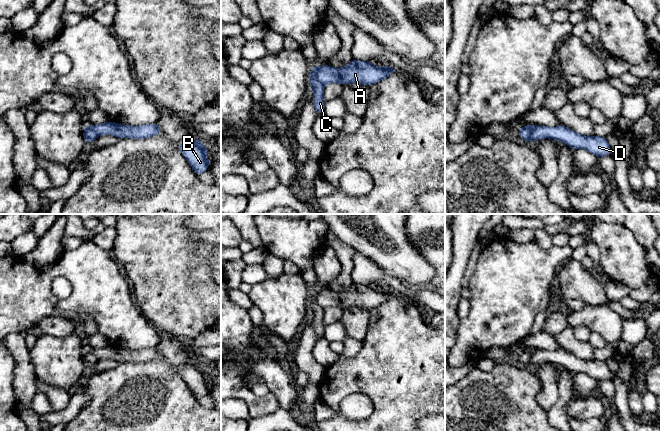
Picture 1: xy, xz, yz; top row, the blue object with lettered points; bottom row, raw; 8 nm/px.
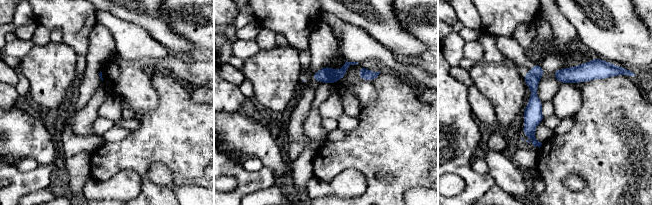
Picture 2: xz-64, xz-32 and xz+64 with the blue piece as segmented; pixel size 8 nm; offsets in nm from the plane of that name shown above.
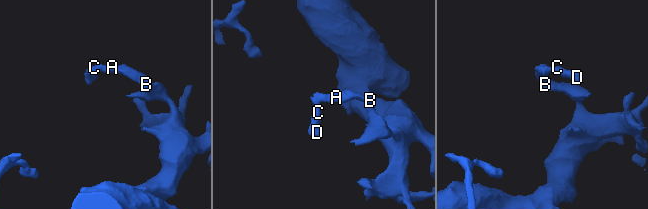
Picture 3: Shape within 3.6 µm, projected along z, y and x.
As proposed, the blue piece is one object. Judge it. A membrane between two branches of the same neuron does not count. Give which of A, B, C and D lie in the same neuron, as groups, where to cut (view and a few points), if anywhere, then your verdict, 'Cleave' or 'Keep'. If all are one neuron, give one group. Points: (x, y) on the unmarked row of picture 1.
Groups: A B / C D. Split along yz (535, 350), (529, 364). Cleave

